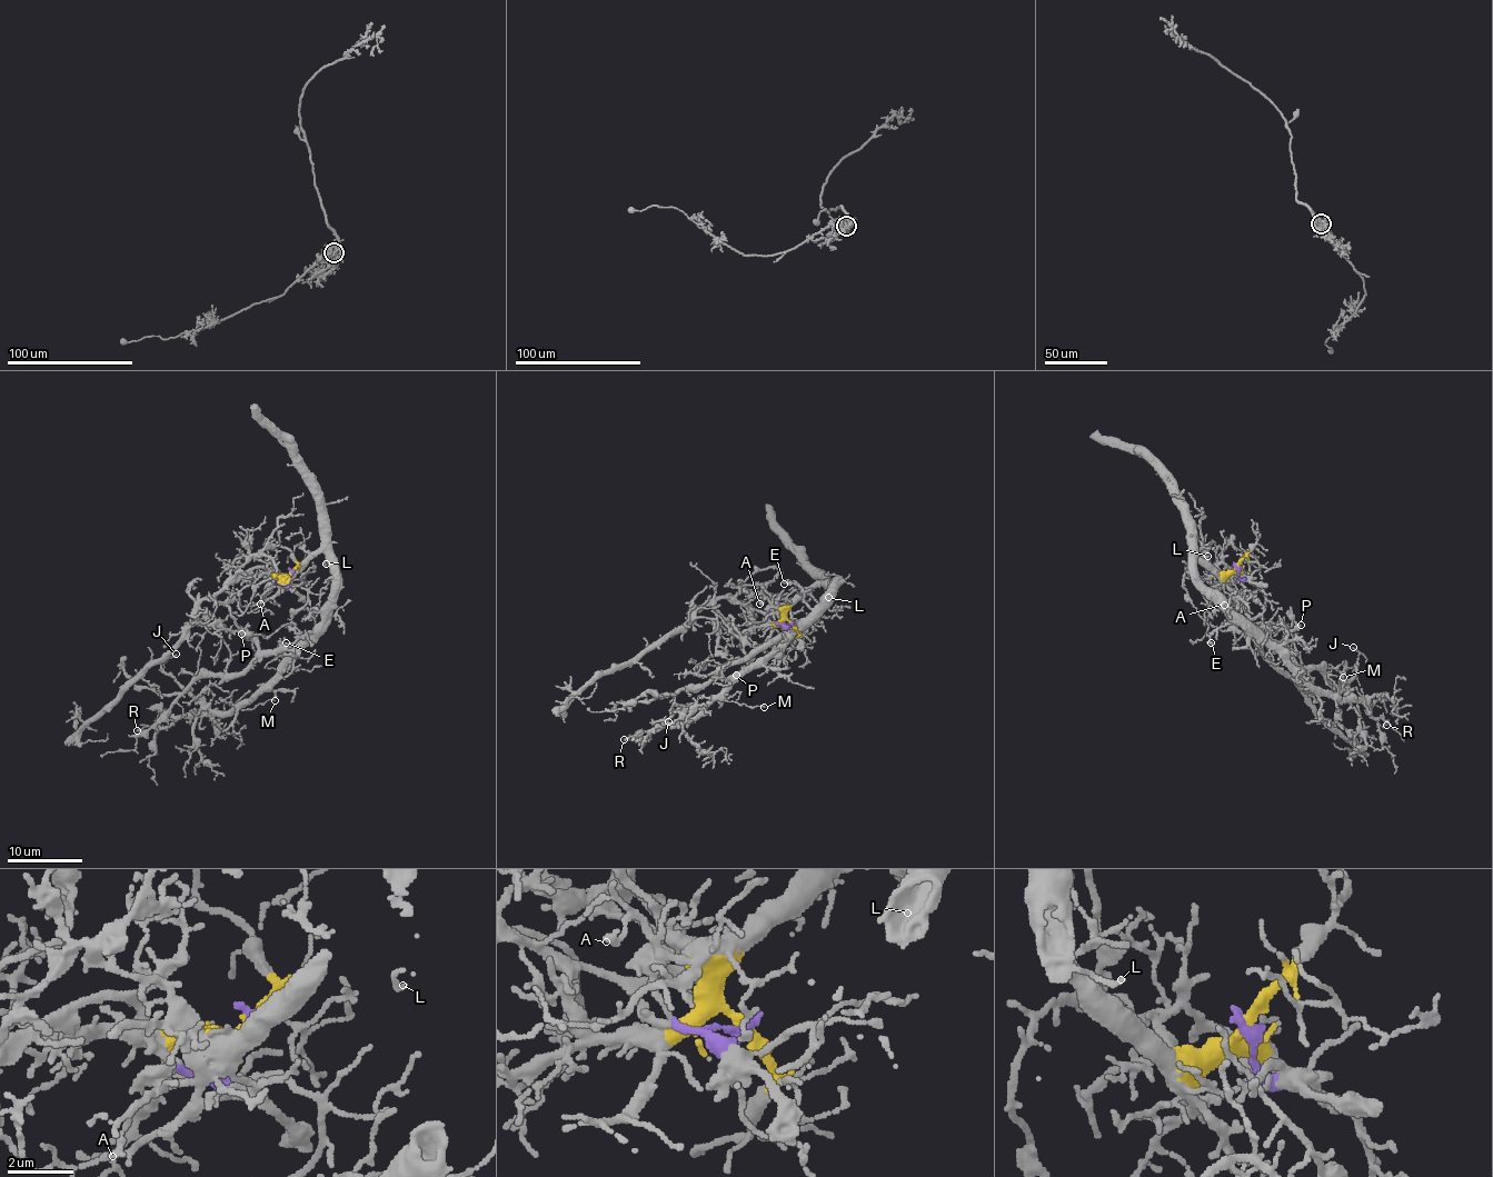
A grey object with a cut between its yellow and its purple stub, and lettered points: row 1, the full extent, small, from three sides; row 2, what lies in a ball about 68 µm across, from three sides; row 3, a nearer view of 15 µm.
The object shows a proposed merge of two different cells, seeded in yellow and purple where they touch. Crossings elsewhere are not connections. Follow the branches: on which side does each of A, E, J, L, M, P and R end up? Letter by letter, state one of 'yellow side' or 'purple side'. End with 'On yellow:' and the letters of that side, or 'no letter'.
A: yellow side
E: yellow side
J: yellow side
L: yellow side
M: yellow side
P: yellow side
R: yellow side
On yellow: A, E, J, L, M, P, R

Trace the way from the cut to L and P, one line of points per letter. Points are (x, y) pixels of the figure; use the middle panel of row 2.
L: (790, 622), (787, 611), (819, 585), (829, 586), (828, 597)
P: (790, 622), (787, 611), (796, 601), (833, 580), (833, 589), (820, 598), (820, 606), (757, 650), (736, 675)

